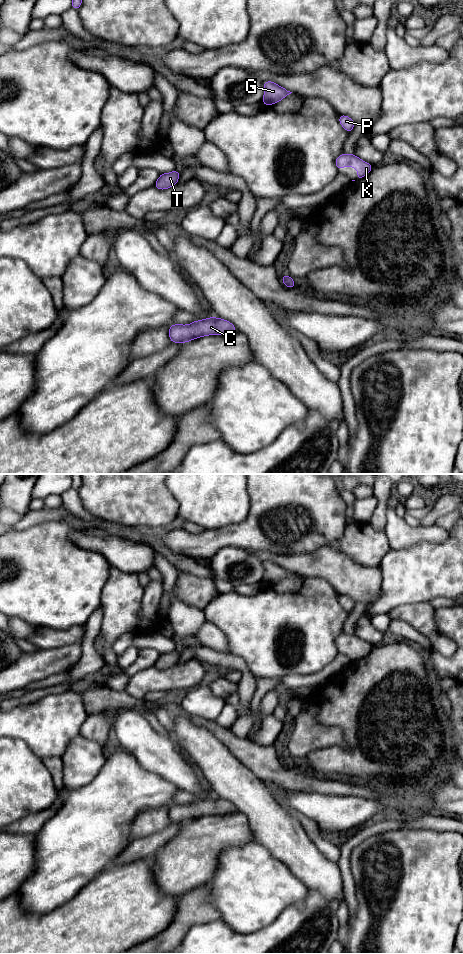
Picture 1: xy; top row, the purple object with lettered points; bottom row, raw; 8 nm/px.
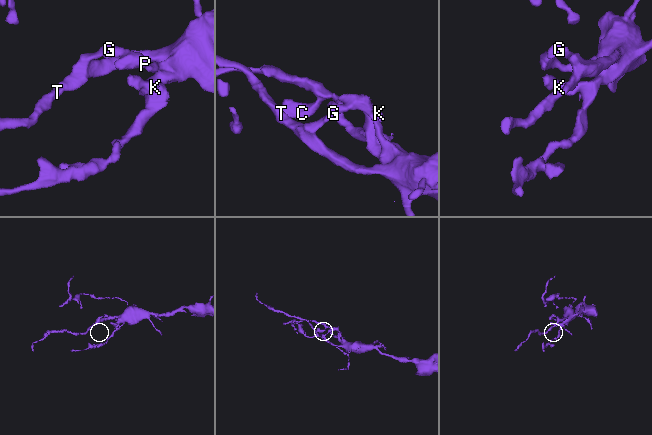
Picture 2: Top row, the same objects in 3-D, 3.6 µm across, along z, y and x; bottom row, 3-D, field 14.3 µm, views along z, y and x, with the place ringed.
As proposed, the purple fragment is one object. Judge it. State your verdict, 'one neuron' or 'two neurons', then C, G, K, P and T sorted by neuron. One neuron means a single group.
one neuron | C G K P T

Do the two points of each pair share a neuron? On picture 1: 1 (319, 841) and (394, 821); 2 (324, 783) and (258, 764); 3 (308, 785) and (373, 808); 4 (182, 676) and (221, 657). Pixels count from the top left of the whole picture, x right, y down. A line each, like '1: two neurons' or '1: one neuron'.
1: two neurons
2: one neuron
3: two neurons
4: two neurons

